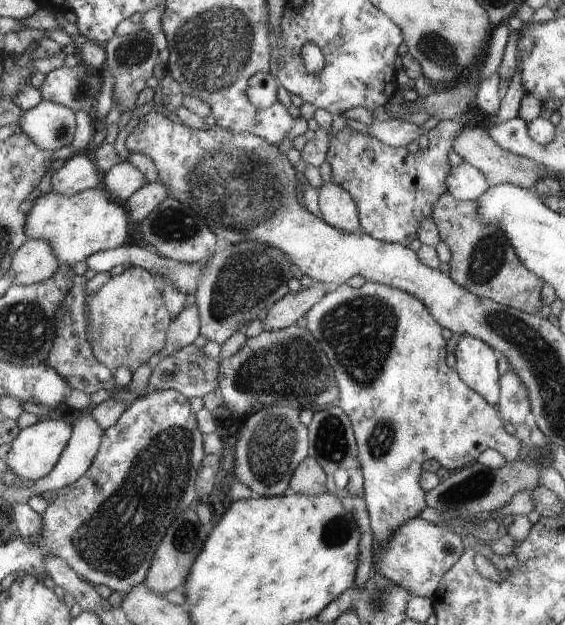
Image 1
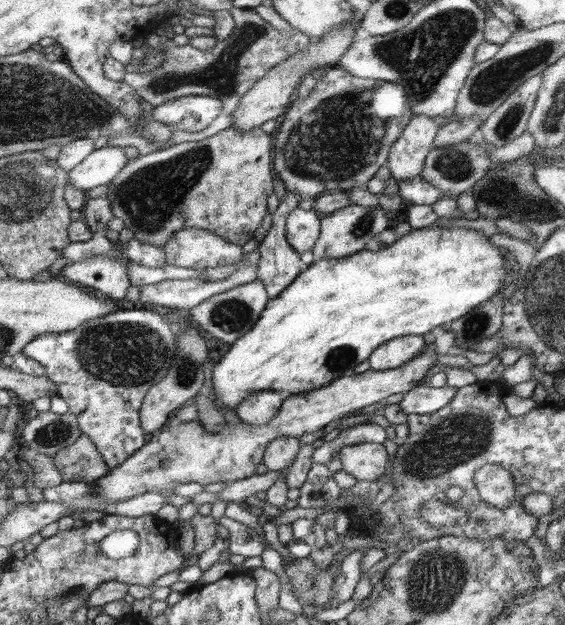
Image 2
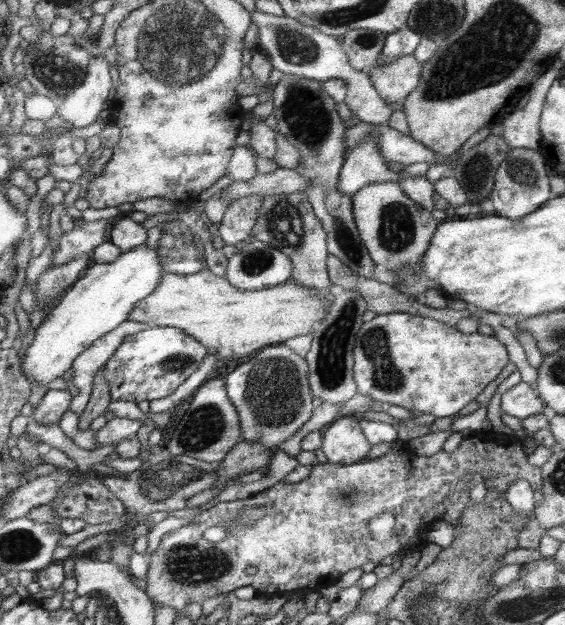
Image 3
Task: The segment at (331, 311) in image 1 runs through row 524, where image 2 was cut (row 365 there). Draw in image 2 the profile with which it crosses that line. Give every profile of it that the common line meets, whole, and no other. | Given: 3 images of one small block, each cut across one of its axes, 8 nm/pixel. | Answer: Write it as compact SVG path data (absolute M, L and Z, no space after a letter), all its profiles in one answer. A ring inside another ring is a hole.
M408 335L385 342L368 358L372 370L395 369L409 363L427 344L422 335Z

